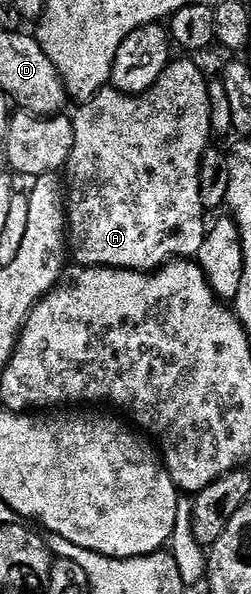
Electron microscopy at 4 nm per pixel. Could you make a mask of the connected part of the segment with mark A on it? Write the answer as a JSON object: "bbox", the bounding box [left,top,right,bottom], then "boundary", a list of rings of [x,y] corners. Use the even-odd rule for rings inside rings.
{"bbox":[65,60,213,271],"boundary":[[[172,60],[171,64],[153,83],[146,93],[128,95],[120,93],[114,87],[104,87],[90,101],[80,104],[73,113],[75,142],[65,166],[69,178],[69,200],[67,201],[67,220],[69,222],[69,253],[80,266],[102,265],[109,269],[133,269],[136,271],[154,271],[167,264],[169,259],[191,259],[199,252],[209,230],[208,222],[203,222],[203,181],[199,172],[203,169],[203,156],[207,153],[207,144],[213,140],[211,128],[211,101],[208,89],[209,77],[199,70],[198,60]]]}

